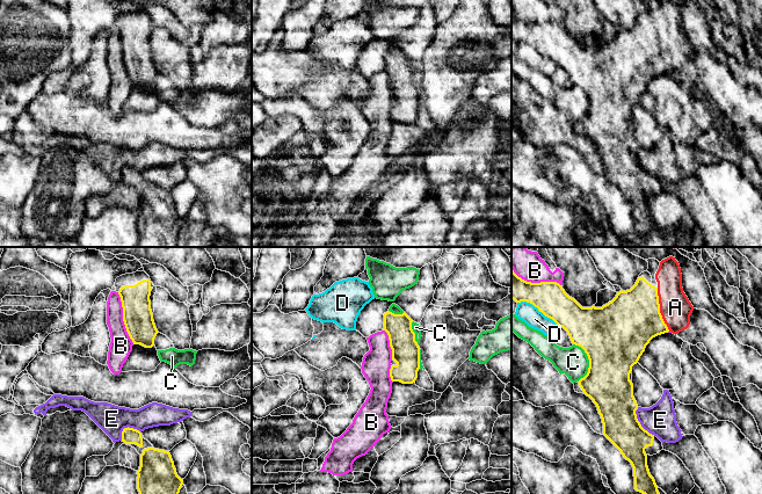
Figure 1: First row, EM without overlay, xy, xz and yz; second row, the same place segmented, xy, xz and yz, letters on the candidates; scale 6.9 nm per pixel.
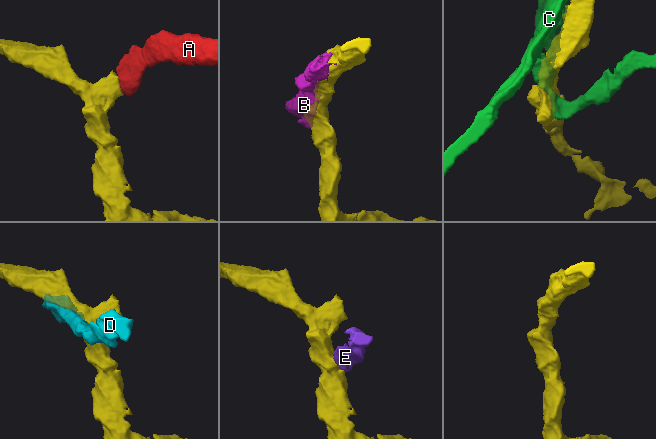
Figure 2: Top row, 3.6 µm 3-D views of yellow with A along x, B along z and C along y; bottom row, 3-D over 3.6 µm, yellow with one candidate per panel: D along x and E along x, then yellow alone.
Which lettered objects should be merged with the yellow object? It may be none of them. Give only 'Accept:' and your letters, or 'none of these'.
Accept: A

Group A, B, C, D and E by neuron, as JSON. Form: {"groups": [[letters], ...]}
{"groups": [["A"], ["B"], ["C"], ["D"], ["E"]]}

